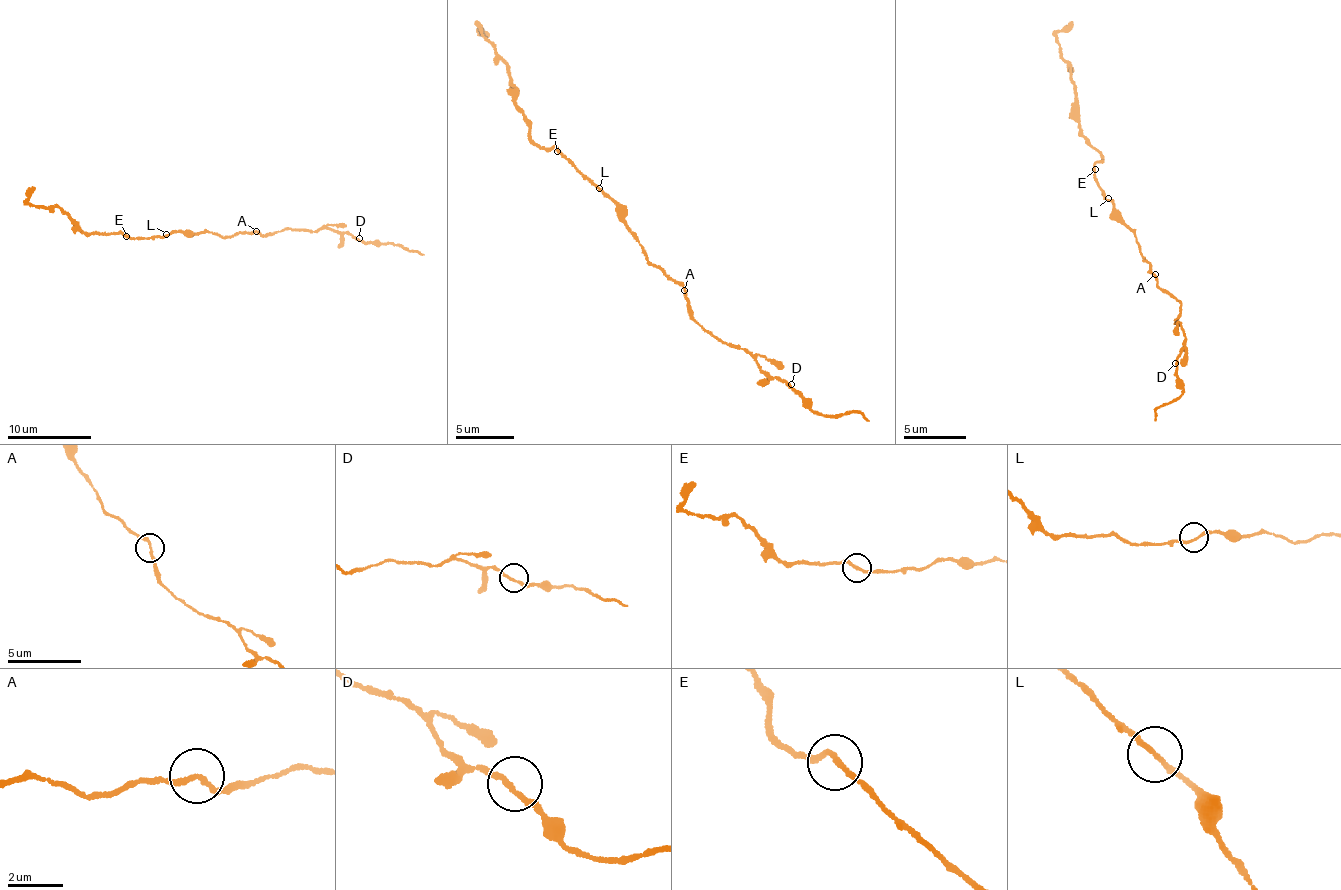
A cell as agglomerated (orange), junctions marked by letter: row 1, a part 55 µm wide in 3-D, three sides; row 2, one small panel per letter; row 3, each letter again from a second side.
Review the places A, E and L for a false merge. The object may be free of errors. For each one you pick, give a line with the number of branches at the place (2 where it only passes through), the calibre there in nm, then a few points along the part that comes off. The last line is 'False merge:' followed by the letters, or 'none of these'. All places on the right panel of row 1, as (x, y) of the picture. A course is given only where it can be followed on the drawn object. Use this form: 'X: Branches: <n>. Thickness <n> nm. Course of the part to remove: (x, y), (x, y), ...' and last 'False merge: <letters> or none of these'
False merge: none of these

